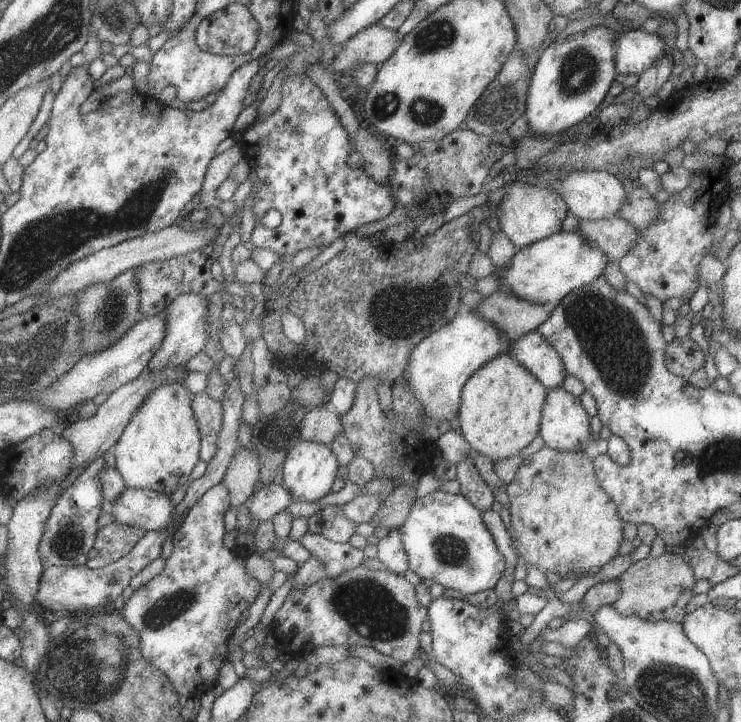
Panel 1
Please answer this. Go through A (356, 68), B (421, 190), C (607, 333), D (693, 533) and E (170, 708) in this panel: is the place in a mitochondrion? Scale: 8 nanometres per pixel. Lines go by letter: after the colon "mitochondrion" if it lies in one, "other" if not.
A: other
B: mitochondrion
C: mitochondrion
D: other
E: other

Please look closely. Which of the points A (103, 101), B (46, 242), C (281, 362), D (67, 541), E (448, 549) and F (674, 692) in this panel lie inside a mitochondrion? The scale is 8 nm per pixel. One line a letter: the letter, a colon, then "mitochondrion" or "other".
A: other
B: mitochondrion
C: other
D: mitochondrion
E: mitochondrion
F: mitochondrion

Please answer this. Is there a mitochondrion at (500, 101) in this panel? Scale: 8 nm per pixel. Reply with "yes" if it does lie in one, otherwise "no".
yes

